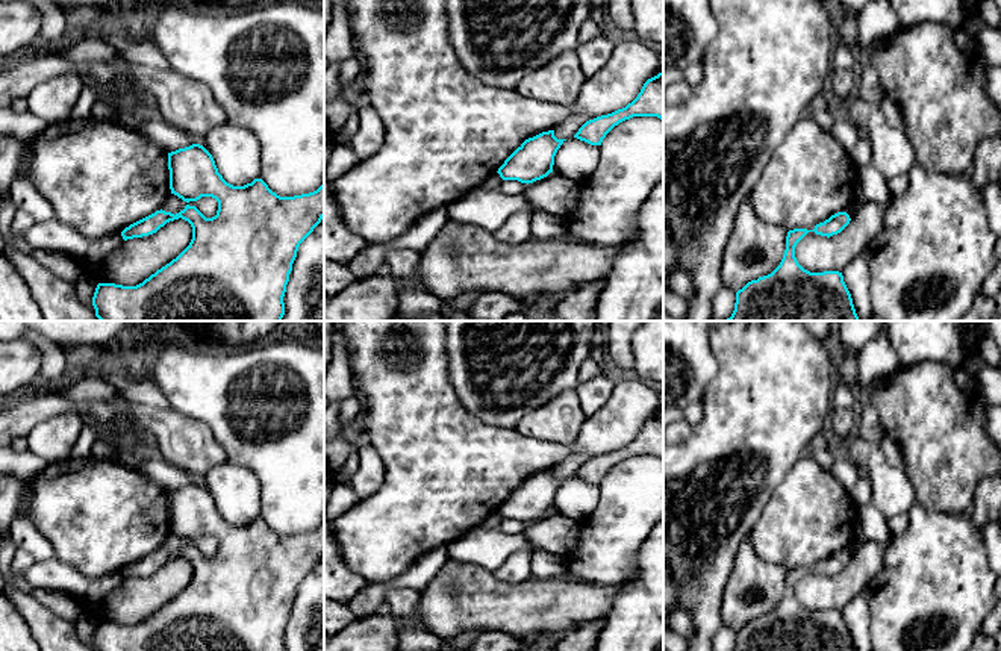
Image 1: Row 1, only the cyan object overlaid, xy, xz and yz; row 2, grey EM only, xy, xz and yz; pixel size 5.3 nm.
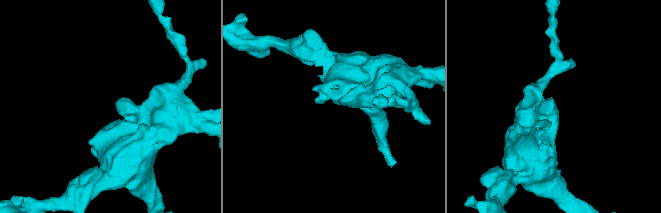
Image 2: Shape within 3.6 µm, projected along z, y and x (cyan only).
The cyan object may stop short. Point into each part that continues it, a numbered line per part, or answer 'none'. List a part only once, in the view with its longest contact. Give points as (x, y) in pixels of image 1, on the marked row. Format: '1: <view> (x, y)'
none

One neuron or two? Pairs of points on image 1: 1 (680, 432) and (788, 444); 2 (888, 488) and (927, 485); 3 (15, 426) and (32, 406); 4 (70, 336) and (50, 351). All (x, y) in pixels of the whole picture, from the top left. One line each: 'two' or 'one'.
1: two
2: two
3: one
4: two

